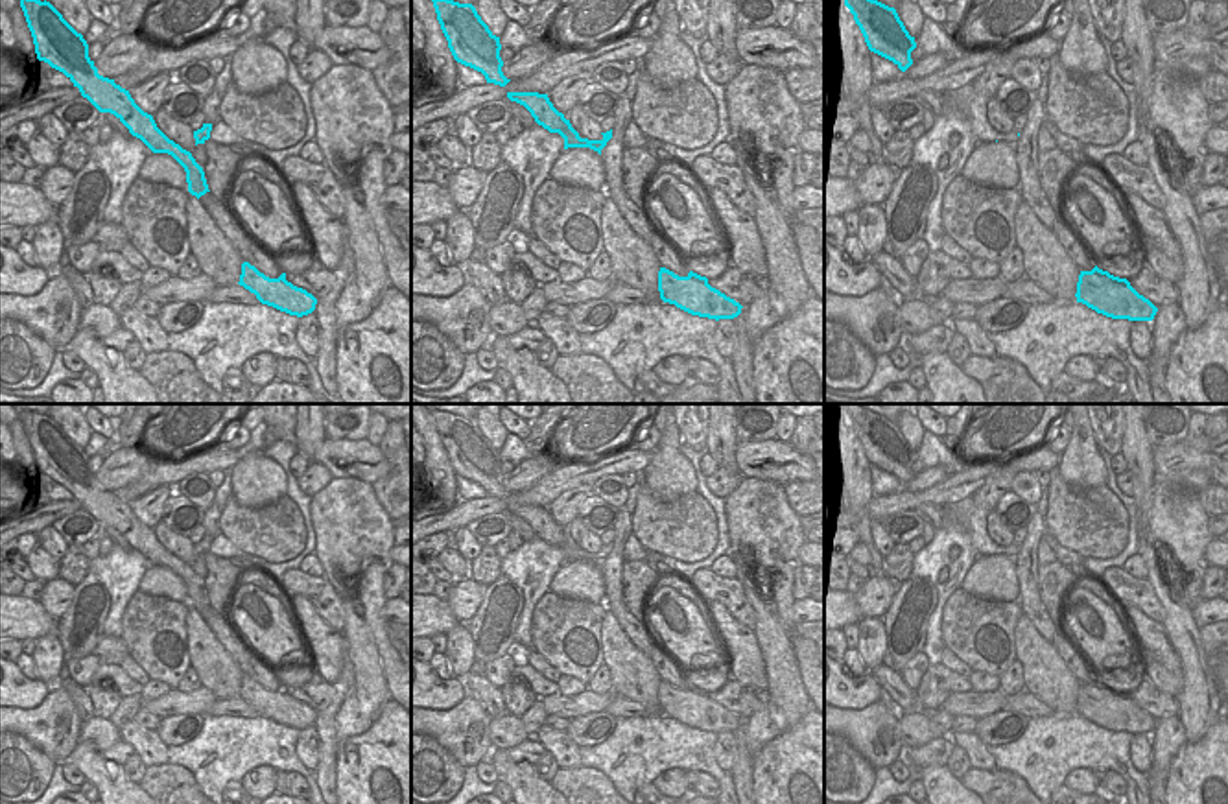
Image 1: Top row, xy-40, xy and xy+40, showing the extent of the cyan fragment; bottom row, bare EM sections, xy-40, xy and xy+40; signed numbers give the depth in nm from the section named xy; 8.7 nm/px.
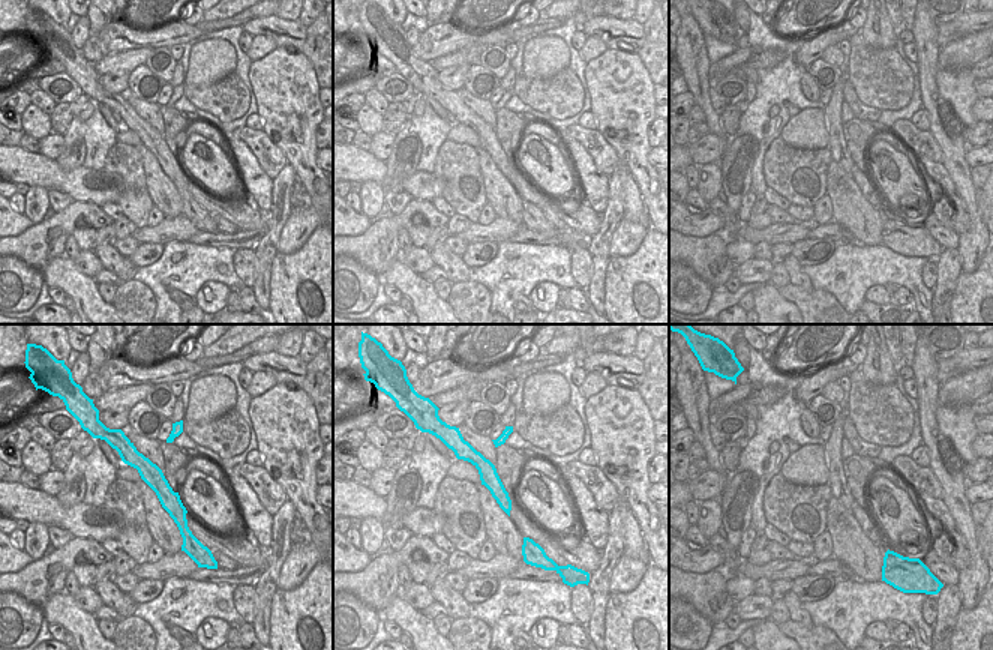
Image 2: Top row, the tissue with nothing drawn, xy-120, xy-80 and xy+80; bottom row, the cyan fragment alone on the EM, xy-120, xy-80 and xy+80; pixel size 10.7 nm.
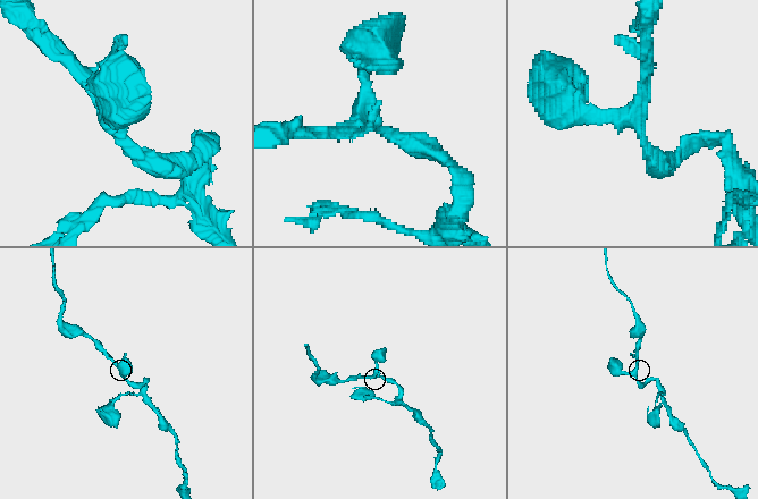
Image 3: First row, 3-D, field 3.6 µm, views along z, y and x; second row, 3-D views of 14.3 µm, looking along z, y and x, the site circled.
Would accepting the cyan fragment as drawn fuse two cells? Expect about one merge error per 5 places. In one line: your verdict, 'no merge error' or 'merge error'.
no merge error

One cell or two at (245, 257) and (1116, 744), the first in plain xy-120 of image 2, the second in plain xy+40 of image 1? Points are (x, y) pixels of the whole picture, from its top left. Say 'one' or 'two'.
two

